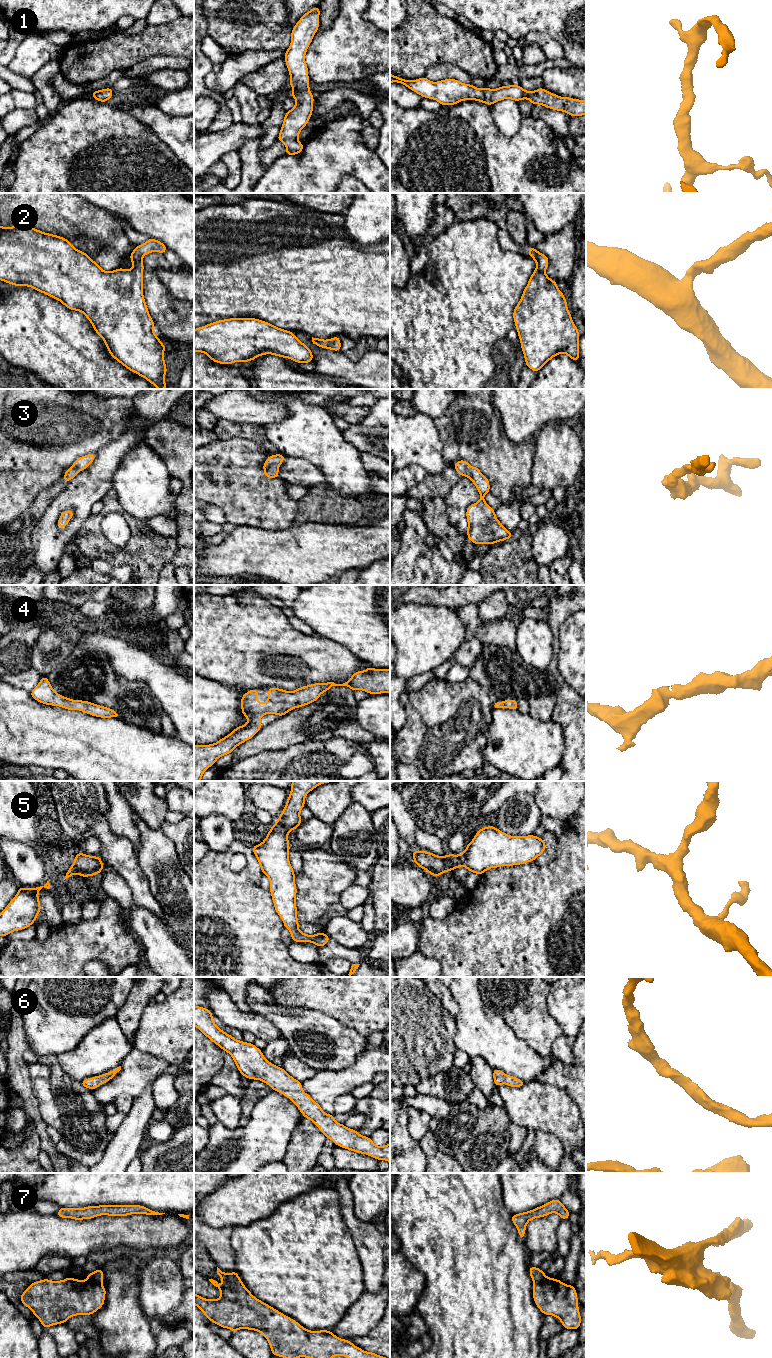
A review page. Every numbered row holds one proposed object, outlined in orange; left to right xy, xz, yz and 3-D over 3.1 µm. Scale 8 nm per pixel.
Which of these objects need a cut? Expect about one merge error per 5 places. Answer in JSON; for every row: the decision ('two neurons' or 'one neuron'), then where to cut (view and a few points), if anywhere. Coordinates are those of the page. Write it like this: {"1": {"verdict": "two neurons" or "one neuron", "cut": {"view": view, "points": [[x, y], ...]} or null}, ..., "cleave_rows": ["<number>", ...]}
{"1": {"verdict": "one neuron", "cut": null}, "2": {"verdict": "one neuron", "cut": null}, "3": {"verdict": "one neuron", "cut": null}, "4": {"verdict": "one neuron", "cut": null}, "5": {"verdict": "one neuron", "cut": null}, "6": {"verdict": "one neuron", "cut": null}, "7": {"verdict": "one neuron", "cut": null}, "cleave_rows": []}

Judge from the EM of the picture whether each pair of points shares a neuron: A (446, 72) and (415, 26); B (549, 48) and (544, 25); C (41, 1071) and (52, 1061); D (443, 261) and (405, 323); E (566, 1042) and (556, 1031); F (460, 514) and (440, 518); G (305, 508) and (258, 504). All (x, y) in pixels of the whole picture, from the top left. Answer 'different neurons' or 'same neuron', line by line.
A: different neurons
B: different neurons
C: different neurons
D: same neuron
E: different neurons
F: different neurons
G: different neurons

